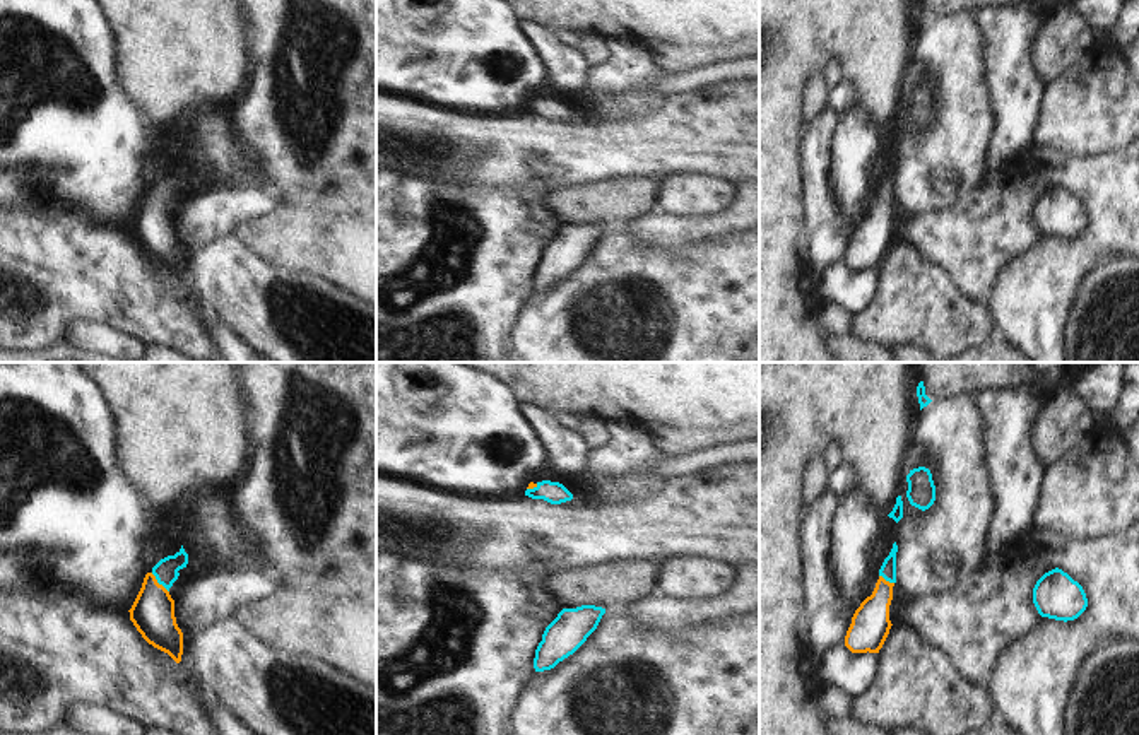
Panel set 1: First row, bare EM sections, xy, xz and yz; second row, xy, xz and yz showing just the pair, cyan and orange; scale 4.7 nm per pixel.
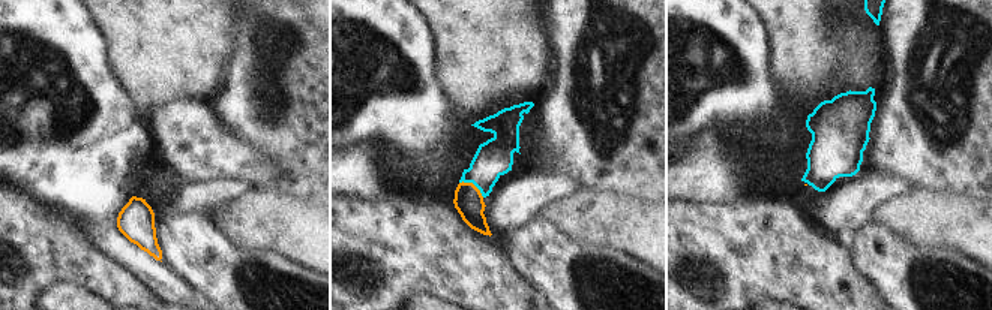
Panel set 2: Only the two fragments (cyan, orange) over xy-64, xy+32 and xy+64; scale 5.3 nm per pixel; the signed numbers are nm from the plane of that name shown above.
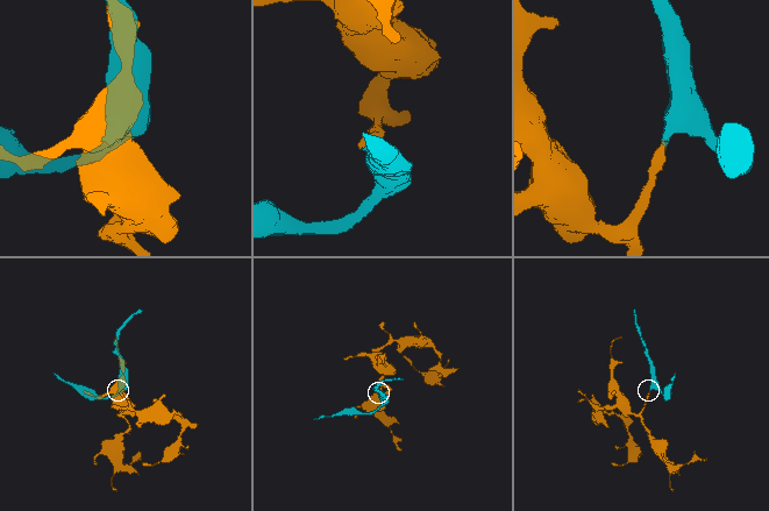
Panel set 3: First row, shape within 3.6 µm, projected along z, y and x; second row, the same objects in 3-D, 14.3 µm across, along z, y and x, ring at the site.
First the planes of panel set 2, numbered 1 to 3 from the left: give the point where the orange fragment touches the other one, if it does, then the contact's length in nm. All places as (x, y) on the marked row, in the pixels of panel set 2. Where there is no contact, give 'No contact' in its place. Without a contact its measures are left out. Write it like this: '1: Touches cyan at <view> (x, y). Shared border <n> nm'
1: No contact
2: Touches cyan at xy+32 (473, 183). Shared border 160 nm
3: No contact

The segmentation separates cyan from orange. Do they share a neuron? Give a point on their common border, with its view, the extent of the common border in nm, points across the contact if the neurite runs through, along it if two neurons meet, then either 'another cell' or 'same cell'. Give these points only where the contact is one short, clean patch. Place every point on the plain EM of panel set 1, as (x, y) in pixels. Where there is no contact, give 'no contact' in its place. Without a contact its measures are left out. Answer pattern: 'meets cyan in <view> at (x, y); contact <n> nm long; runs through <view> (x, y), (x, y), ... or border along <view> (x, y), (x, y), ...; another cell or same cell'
meets cyan in xy at (159, 200); contact 130 nm long; runs through xy (166, 187), (159, 200), (154, 207), (153, 229); same cell

